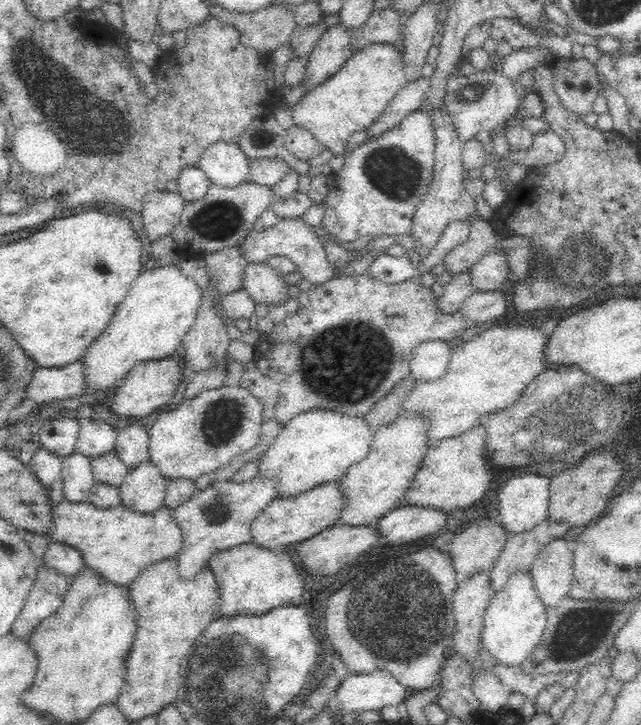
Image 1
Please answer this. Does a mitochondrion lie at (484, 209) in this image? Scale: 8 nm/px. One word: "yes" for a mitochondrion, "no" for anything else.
no

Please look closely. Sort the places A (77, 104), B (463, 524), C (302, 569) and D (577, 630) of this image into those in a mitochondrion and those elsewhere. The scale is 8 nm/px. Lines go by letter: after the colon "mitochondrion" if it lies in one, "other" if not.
A: mitochondrion
B: other
C: other
D: mitochondrion

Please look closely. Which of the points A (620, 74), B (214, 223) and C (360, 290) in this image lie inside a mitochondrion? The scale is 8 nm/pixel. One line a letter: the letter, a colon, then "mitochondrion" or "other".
A: other
B: mitochondrion
C: other

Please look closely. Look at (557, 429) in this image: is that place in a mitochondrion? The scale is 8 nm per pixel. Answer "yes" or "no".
yes

